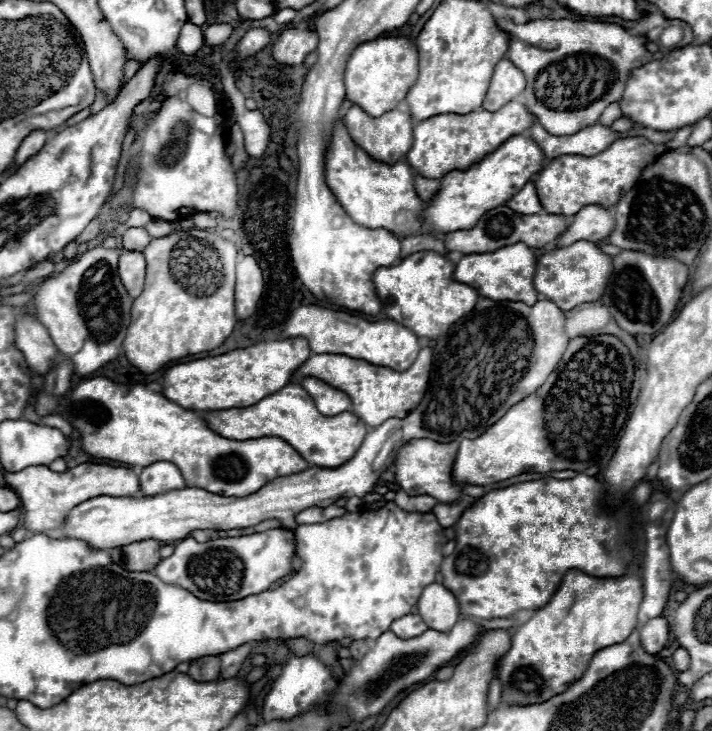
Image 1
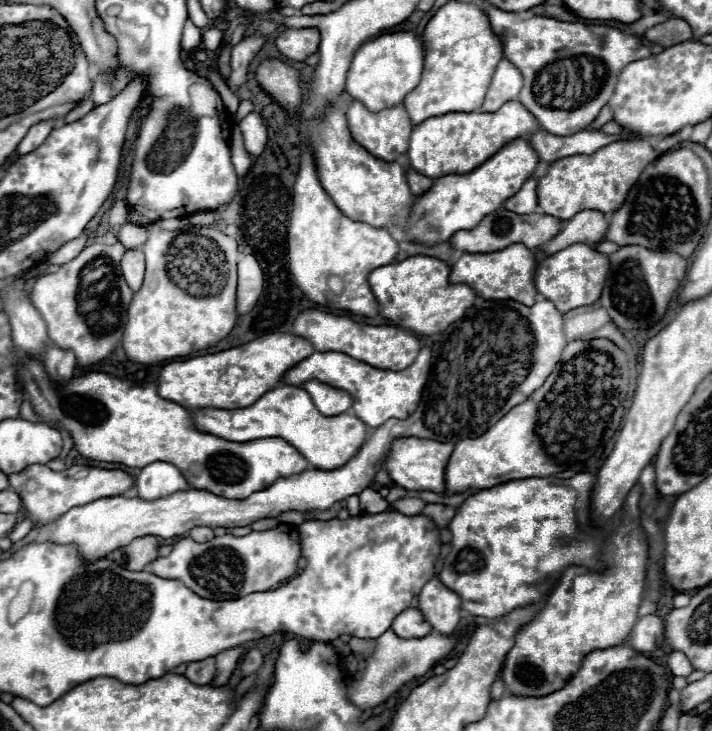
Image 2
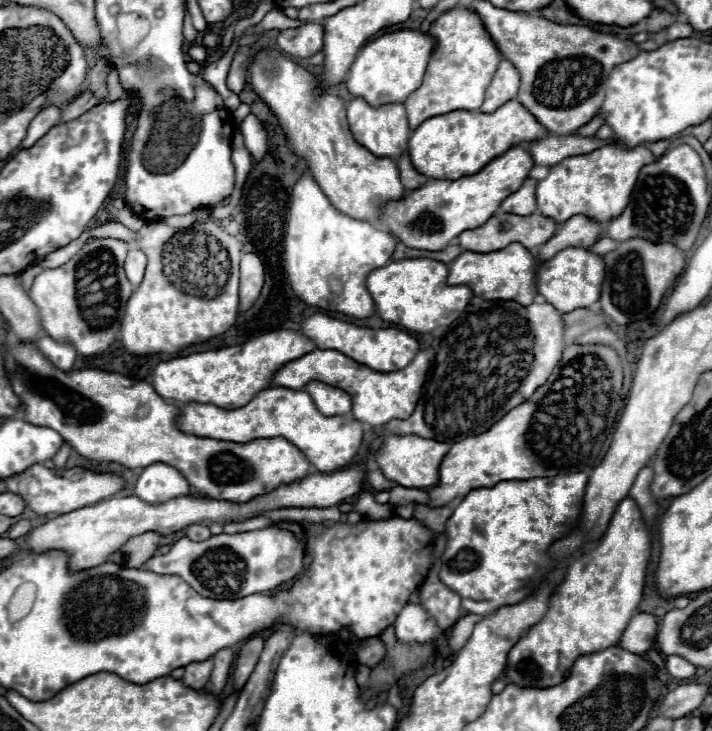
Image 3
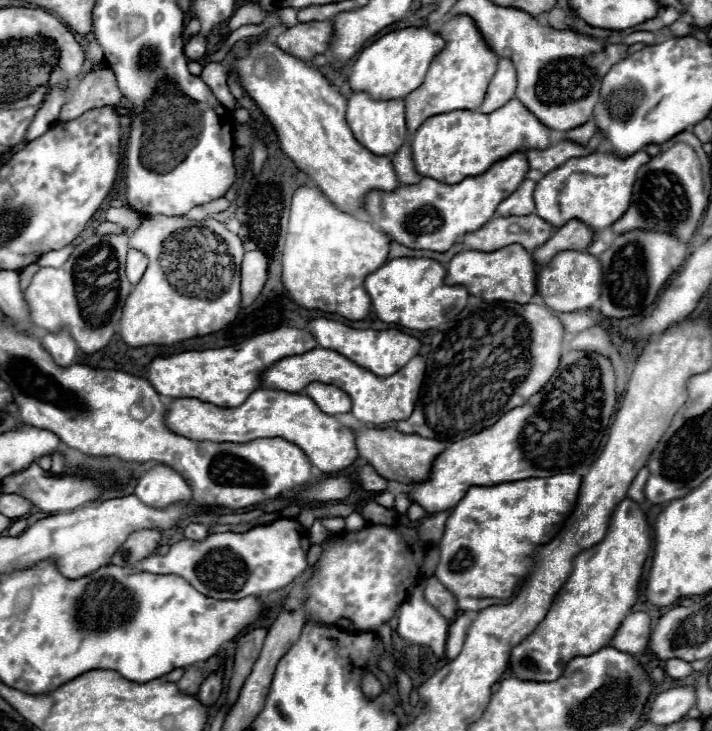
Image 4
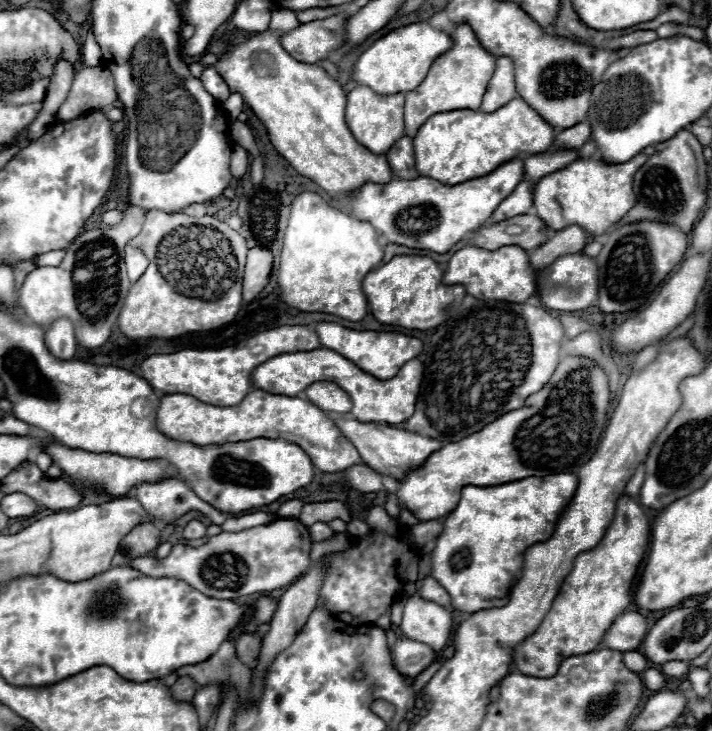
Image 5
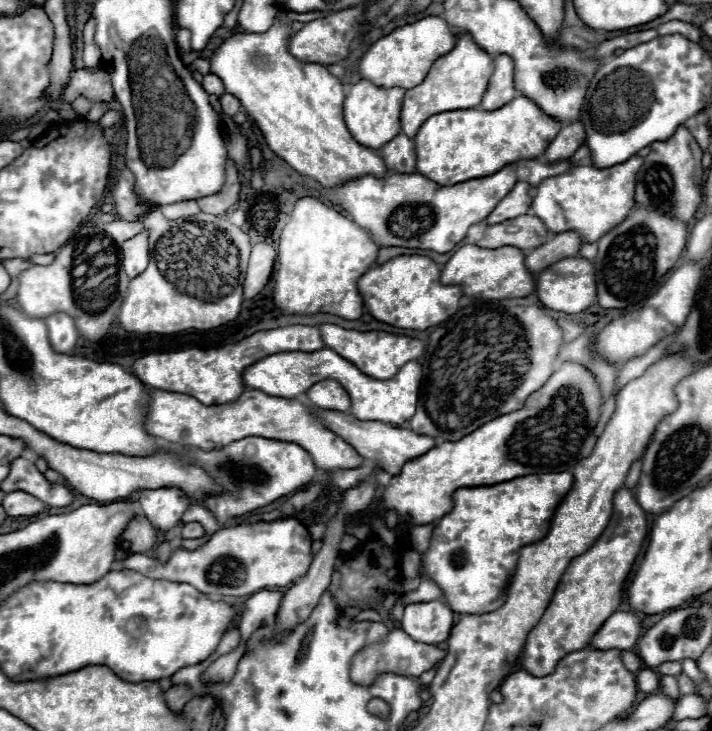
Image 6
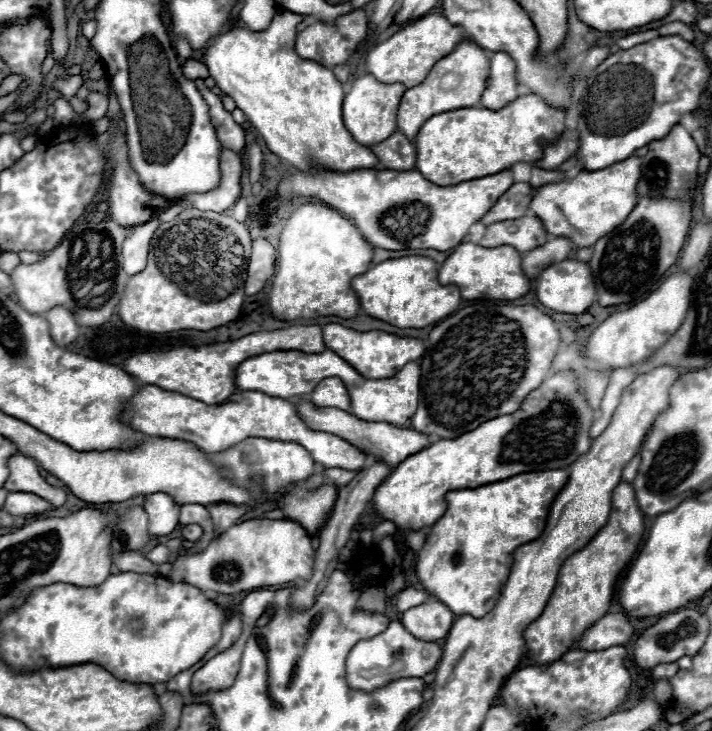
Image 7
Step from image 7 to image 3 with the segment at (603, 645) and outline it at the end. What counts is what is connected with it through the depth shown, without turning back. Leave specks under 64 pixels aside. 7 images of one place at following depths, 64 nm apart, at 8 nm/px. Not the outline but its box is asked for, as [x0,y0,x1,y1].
[618,612,658,654]

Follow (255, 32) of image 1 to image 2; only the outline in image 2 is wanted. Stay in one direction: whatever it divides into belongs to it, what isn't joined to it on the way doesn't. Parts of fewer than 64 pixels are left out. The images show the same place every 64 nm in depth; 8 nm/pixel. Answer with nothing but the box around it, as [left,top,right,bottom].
[230,34,266,88]

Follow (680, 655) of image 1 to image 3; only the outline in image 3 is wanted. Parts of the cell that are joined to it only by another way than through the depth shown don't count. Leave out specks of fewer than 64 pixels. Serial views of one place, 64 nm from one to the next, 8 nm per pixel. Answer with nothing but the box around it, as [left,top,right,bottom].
[666,656,696,680]

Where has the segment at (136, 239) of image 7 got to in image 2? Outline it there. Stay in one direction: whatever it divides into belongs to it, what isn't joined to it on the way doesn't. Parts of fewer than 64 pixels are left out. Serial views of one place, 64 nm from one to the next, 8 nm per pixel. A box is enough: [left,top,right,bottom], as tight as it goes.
[122,250,144,292]

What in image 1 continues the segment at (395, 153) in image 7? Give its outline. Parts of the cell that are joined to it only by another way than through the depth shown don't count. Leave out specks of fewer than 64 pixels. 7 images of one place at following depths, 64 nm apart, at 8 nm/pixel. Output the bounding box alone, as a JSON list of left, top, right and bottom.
[414,176,440,202]

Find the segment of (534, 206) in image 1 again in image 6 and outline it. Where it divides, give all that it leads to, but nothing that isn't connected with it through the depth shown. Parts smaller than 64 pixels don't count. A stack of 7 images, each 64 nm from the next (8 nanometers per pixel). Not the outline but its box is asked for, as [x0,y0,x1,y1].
[486,182,532,224]

